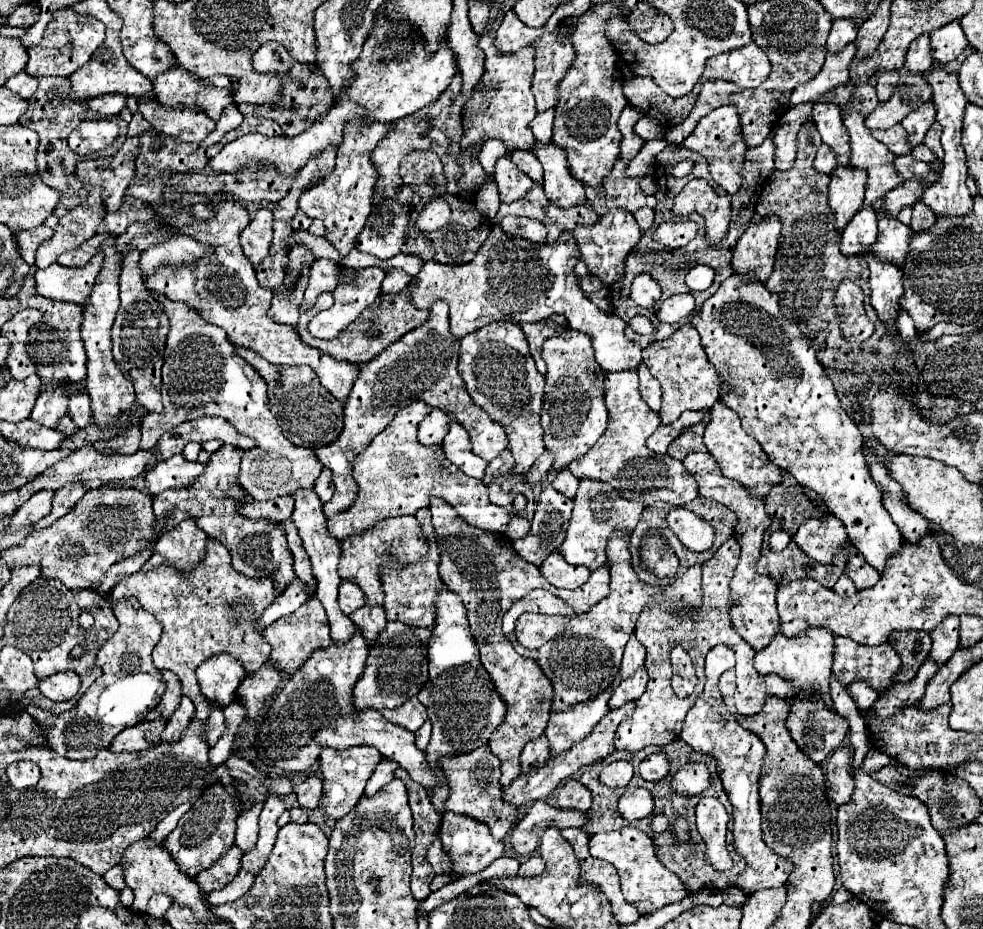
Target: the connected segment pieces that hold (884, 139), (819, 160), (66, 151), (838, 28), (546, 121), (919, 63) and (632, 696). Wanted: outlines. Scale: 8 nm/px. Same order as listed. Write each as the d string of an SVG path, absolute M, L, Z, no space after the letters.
M896 124L888 130L876 130L872 132L876 140L880 140L892 154L910 154L912 146L908 142L908 132L902 128L902 124Z
M822 144L820 148L818 148L818 156L816 156L816 160L814 160L814 168L818 170L818 172L824 172L824 174L830 174L834 168L836 168L836 154L834 154L834 150L828 146L828 144Z
M40 78L40 84L38 84L34 96L28 100L28 110L18 120L22 126L36 130L40 136L36 164L38 164L38 172L40 172L44 184L56 188L58 192L62 192L66 196L76 194L84 188L84 182L76 176L76 164L82 160L82 156L68 148L66 138L82 120L88 120L88 118L94 118L94 116L92 116L92 112L88 112L86 102L72 104L72 100L68 100L66 78Z
M834 20L832 30L826 42L828 52L840 52L856 38L856 28L852 28L852 20Z
M554 108L538 114L532 122L532 132L534 132L534 138L540 140L540 142L550 142L552 138L552 120L554 120Z
M922 34L910 44L910 48L906 52L904 68L914 74L924 74L932 64L934 64L934 60L930 56L930 36Z
M642 666L642 668L638 668L638 670L634 672L634 676L630 676L630 678L626 678L626 680L620 682L620 686L618 686L616 692L612 694L608 706L610 706L610 708L620 708L620 706L626 704L628 700L636 700L636 698L644 692L646 682L648 682L648 672L646 672L646 668Z

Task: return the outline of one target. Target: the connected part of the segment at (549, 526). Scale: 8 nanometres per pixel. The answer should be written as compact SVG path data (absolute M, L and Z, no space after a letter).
M546 486L538 498L534 520L530 532L520 538L512 540L514 550L532 564L542 564L548 552L560 550L564 540L564 532L568 528L572 512L572 500L562 496L552 486Z

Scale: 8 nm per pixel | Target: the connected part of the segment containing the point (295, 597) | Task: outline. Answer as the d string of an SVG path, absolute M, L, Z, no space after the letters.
M296 578L280 596L276 596L276 600L264 610L264 614L256 620L256 630L264 630L266 626L270 626L274 620L284 618L292 612L296 612L306 600L308 600L308 592L304 592L304 584L300 584L300 580Z

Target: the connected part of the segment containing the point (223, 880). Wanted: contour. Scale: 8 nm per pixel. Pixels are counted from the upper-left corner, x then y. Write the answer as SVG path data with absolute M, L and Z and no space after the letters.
M234 844L216 860L216 864L202 870L196 876L196 882L202 888L202 892L208 894L212 890L224 888L224 884L228 884L240 870L240 858L242 858L242 850Z

